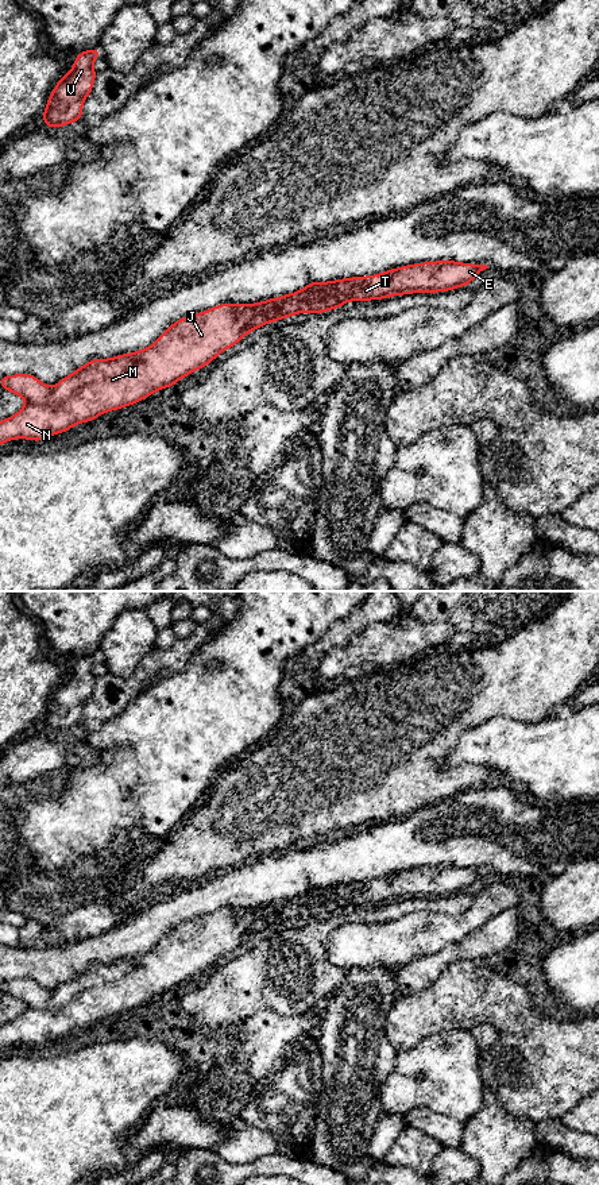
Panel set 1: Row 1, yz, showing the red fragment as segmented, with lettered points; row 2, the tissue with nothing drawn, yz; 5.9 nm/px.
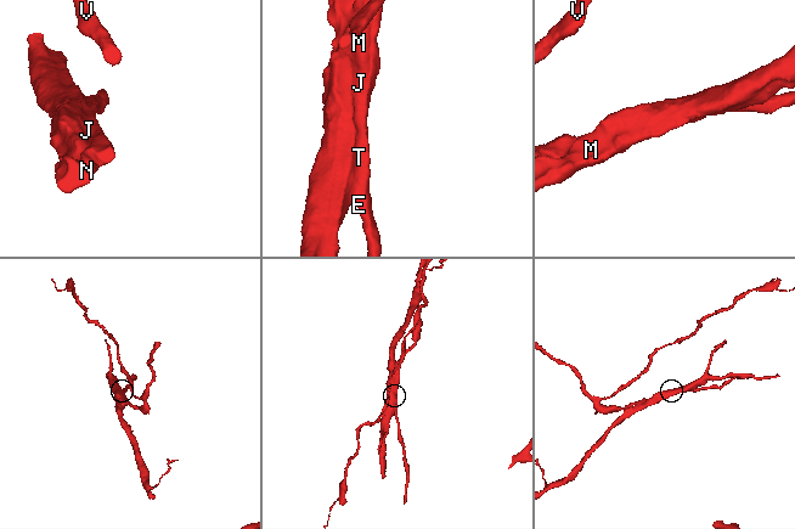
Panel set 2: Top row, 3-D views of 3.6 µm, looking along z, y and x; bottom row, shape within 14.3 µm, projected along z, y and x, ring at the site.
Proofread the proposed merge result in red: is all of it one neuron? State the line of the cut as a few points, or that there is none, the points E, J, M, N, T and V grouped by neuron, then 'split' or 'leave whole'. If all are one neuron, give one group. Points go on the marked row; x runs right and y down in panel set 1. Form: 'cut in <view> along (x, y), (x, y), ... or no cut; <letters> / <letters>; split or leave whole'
cut in yz along (278, 307), (270, 316), (257, 313), (251, 319), (250, 329); E T V / J M N; split

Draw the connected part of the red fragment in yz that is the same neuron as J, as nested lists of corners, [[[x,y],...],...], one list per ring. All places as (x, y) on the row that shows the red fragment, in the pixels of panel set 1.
[[[264,301],[254,309],[241,312],[235,308],[235,304],[220,304],[205,312],[179,319],[144,350],[111,359],[92,359],[61,379],[45,405],[27,404],[12,417],[0,421],[0,445],[19,437],[42,441],[77,424],[92,421],[103,413],[131,406],[163,387],[175,386],[181,378],[205,367],[220,352],[233,347],[250,333],[251,319],[256,313],[271,317],[277,312],[278,306],[267,305]]]

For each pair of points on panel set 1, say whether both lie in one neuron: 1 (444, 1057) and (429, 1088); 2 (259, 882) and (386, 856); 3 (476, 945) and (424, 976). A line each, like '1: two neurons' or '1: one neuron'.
1: one neuron
2: one neuron
3: one neuron

